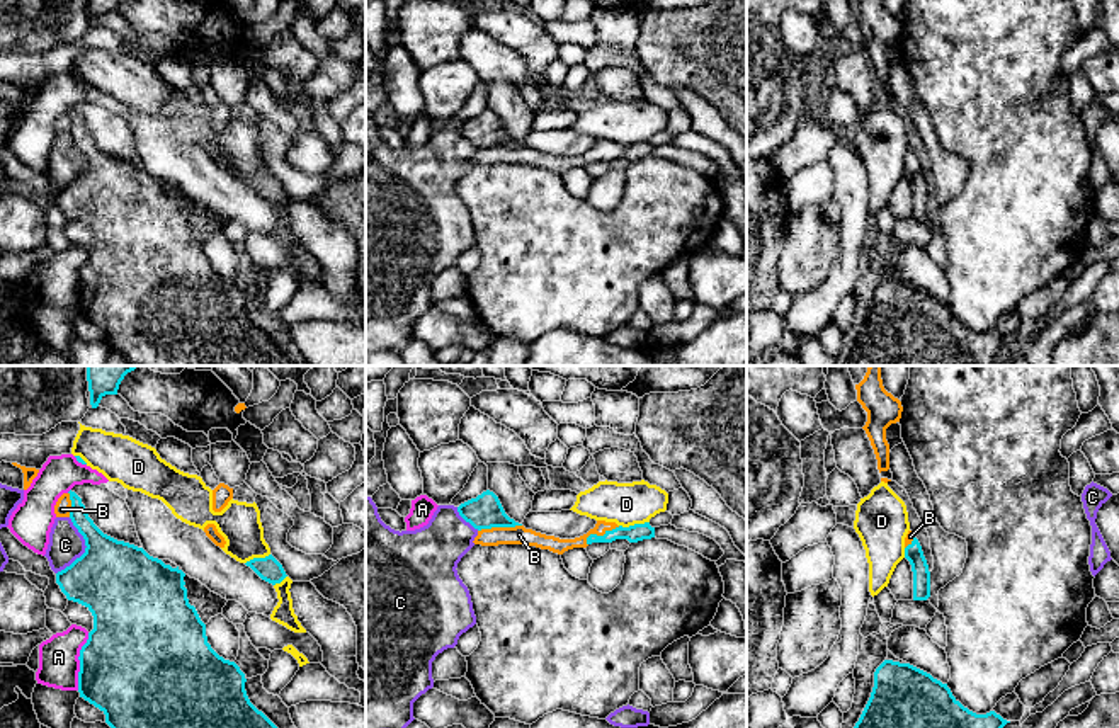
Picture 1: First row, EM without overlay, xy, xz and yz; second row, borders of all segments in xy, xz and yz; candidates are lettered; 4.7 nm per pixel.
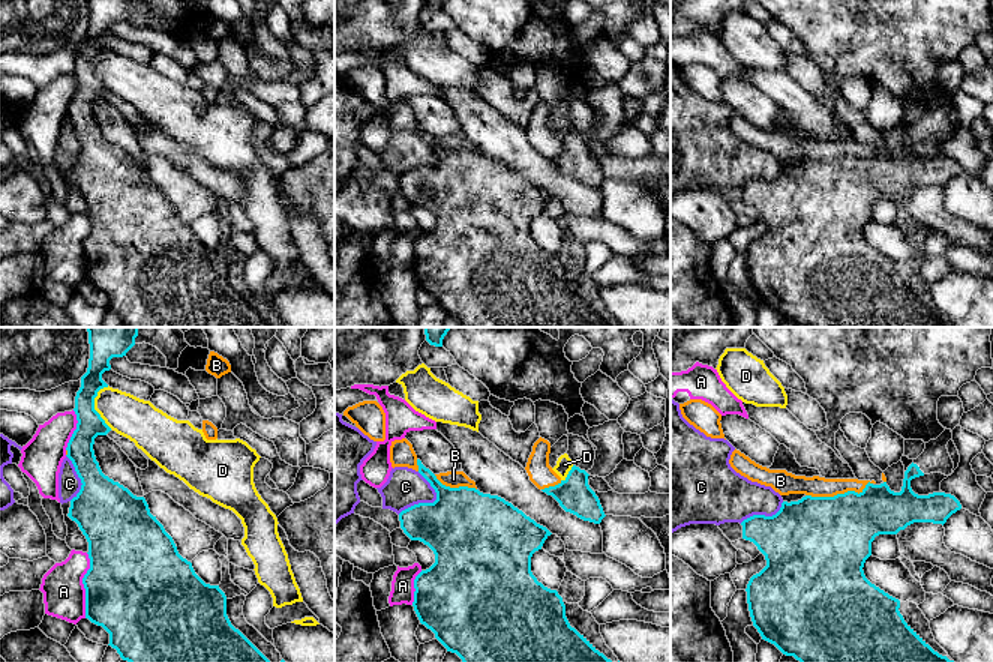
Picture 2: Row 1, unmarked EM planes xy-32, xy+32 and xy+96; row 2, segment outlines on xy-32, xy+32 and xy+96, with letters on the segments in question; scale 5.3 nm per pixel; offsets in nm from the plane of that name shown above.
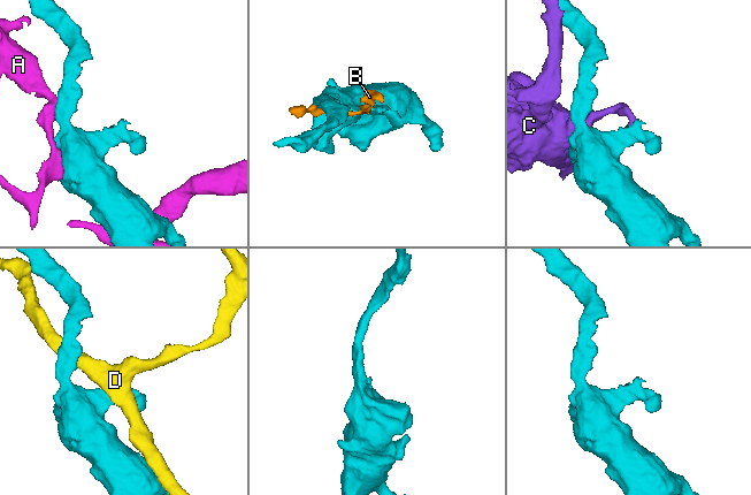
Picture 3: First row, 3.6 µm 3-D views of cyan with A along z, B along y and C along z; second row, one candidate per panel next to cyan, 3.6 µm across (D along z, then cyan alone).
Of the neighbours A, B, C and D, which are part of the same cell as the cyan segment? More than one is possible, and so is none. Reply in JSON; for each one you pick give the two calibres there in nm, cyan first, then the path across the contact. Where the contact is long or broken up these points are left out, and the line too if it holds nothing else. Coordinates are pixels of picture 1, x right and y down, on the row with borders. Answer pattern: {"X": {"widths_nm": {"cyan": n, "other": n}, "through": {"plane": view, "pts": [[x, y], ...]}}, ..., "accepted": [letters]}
{"B": {"widths_nm": {"cyan": 160, "other": 90}}, "accepted": ["B"]}

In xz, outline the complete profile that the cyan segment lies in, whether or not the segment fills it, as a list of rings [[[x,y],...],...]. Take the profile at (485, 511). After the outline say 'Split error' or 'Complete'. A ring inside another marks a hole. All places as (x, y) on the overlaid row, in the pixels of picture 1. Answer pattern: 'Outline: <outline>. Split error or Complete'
Outline: [[[490,490],[461,503],[457,512],[478,531],[473,543],[481,546],[524,544],[563,555],[568,549],[587,548],[592,543],[612,543],[616,539],[638,543],[655,537],[655,527],[651,527],[650,522],[622,527],[616,522],[605,520],[597,520],[594,529],[575,539],[546,536],[532,529],[525,529],[522,524],[510,519],[498,497]]]. Split error

